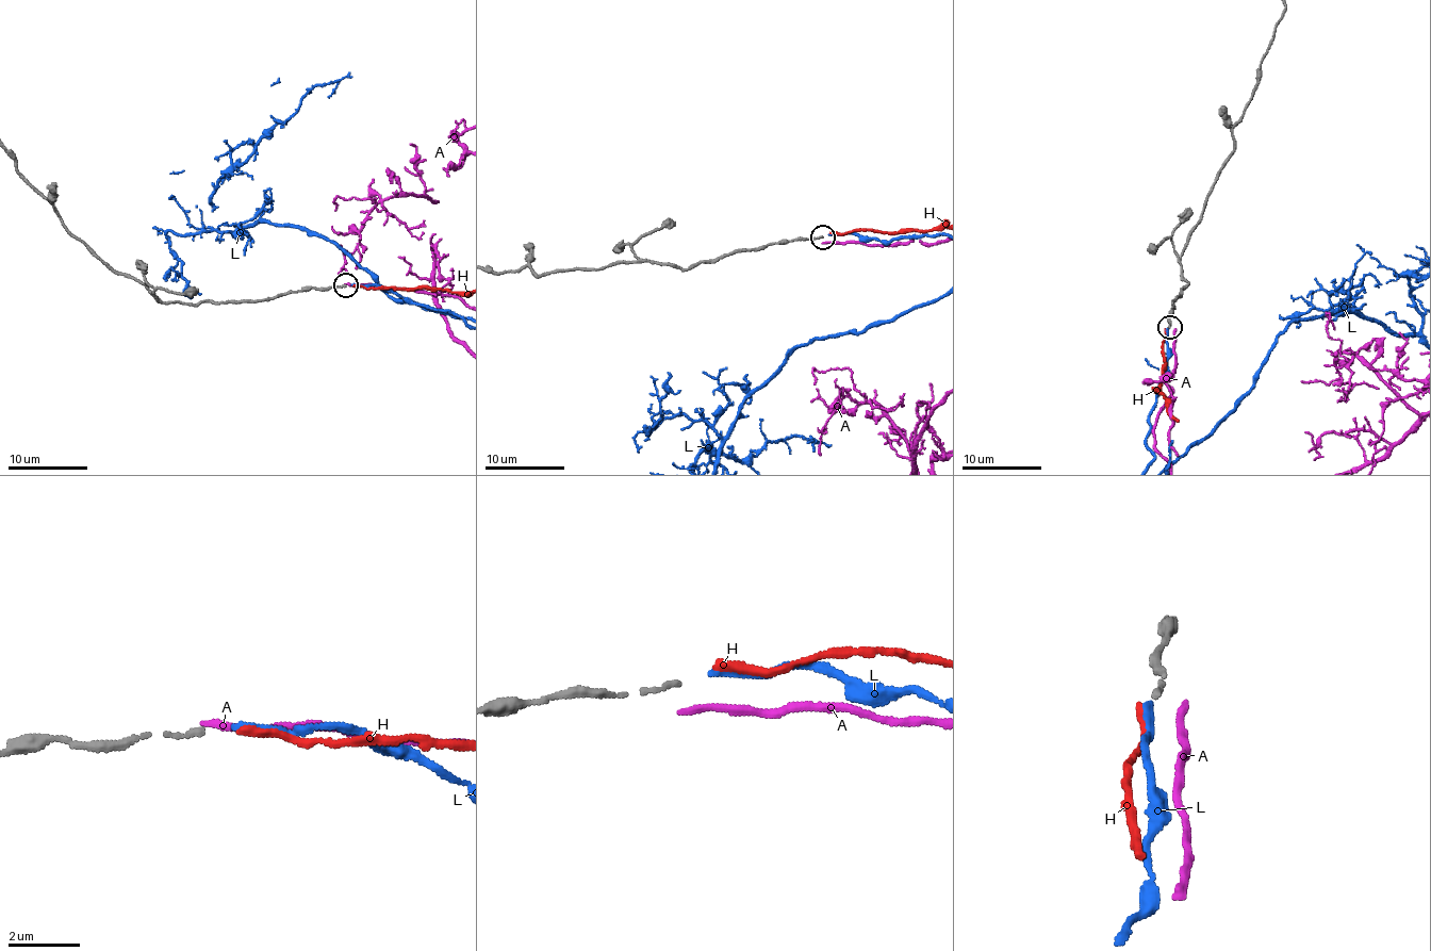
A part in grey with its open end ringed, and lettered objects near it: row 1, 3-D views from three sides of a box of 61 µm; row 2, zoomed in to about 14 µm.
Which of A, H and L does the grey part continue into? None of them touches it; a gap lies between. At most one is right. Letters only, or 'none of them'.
L

